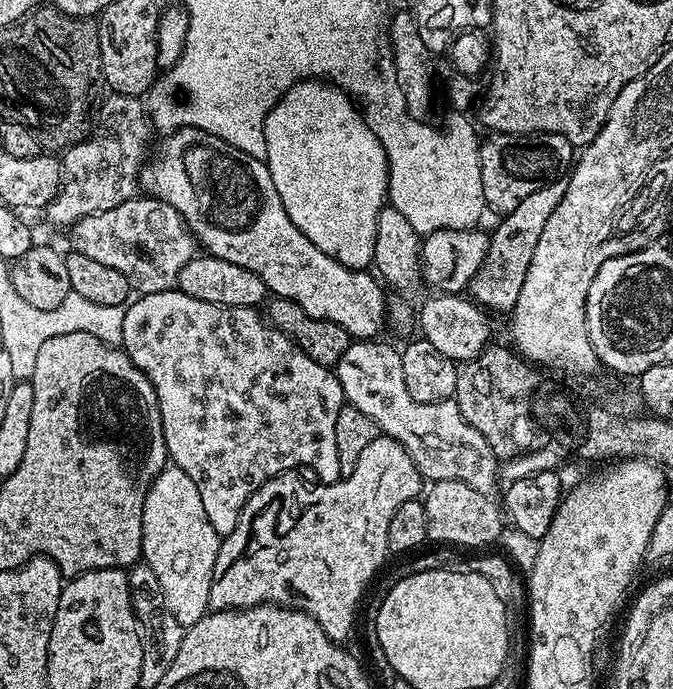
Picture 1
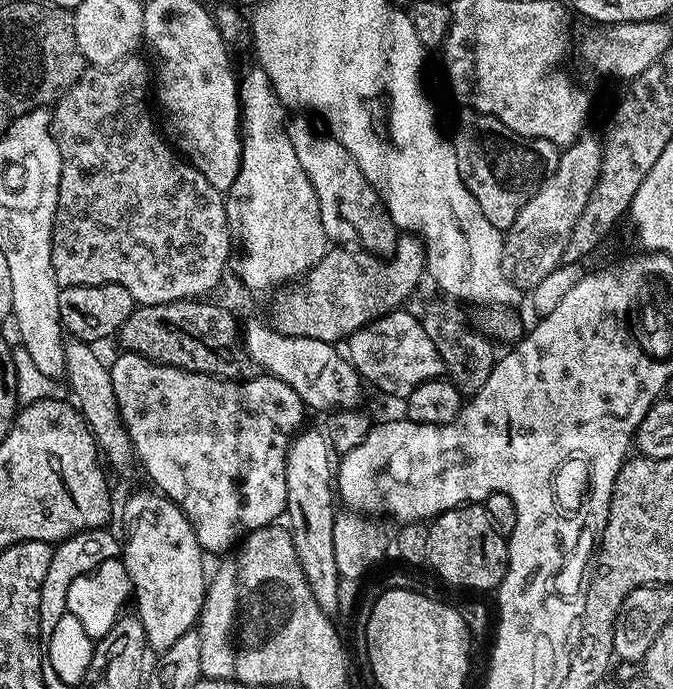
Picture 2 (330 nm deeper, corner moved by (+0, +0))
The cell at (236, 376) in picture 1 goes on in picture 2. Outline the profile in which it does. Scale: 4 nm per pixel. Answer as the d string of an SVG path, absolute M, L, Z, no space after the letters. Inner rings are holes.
M124 350L119 354L121 356L116 361L111 361L110 364L112 385L114 386L116 405L120 411L120 420L124 423L124 429L128 431L128 436L132 439L135 459L139 463L140 460L144 463L149 478L157 484L153 485L184 511L205 553L224 552L239 536L246 535L245 537L247 537L249 534L255 534L275 525L279 521L276 519L279 516L281 519L285 515L288 506L288 499L286 498L286 454L289 446L292 445L293 436L301 431L302 425L305 423L303 420L306 405L299 394L290 386L286 386L286 382L282 382L277 376L259 374L251 380L241 381L220 379L216 376L207 376L206 373L185 372L172 365L156 363L134 352Z

